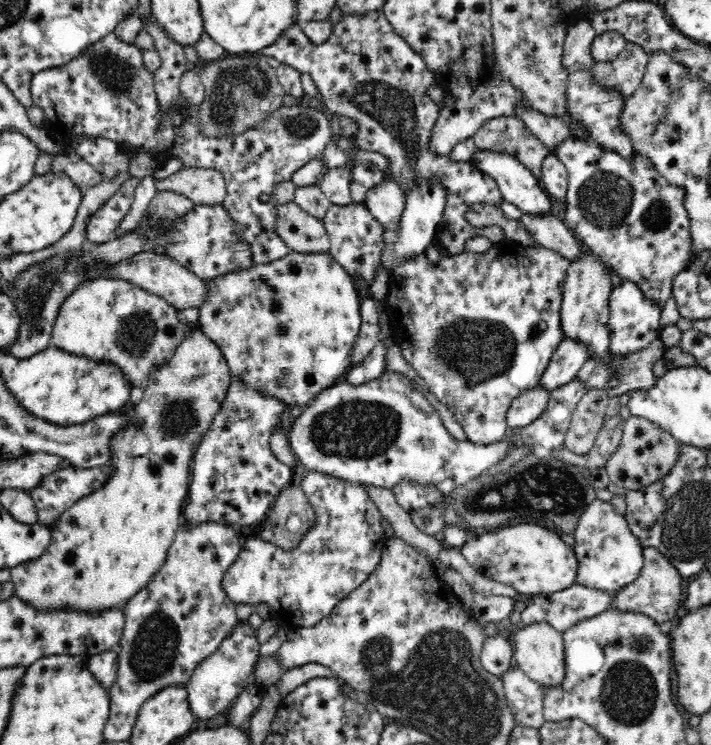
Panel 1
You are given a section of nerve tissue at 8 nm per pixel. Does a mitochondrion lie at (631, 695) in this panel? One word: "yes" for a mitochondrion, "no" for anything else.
yes

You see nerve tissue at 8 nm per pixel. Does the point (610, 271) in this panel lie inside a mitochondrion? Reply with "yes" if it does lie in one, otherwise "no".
no

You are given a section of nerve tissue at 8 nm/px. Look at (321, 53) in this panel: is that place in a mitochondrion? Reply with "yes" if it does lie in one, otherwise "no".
no

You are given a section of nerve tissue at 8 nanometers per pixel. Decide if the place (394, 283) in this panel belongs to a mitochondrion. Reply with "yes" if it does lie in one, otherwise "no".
no

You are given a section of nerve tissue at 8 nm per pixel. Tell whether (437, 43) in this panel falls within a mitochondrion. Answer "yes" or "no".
no

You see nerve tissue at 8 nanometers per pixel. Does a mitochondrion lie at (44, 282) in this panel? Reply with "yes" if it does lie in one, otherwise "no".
yes

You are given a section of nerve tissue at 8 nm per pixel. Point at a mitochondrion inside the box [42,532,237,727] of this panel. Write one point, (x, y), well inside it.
(155, 646)

